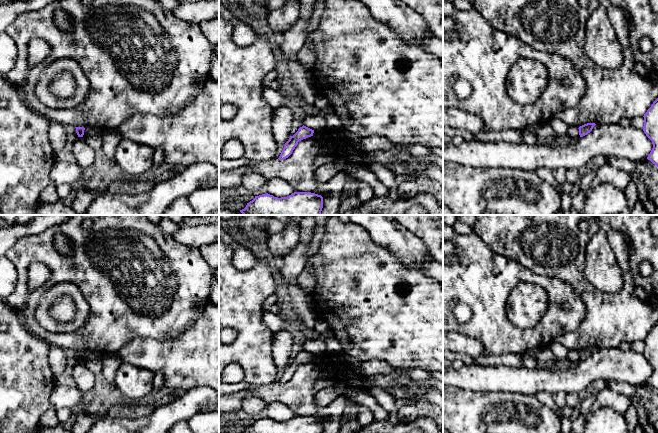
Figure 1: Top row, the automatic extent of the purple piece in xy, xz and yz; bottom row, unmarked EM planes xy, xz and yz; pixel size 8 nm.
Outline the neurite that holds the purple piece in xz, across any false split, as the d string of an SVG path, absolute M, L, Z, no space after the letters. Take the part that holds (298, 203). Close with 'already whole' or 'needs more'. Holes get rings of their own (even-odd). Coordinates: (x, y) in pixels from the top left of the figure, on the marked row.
M294 192L287 197L274 197L268 193L255 196L240 212L243 215L320 215L323 197L311 192Z; already whole

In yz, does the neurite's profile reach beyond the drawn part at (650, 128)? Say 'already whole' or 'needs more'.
already whole

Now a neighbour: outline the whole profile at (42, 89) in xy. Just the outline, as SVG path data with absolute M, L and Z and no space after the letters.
M62 58L51 62L51 64L42 71L35 87L35 93L39 101L53 109L78 107L81 102L86 99L89 90L89 81L81 65L73 58ZM63 70L68 70L73 74L76 82L76 89L71 97L59 99L50 92L50 84Z

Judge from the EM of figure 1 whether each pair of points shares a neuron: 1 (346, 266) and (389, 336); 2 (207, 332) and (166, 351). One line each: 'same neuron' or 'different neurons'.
1: same neuron
2: same neuron

